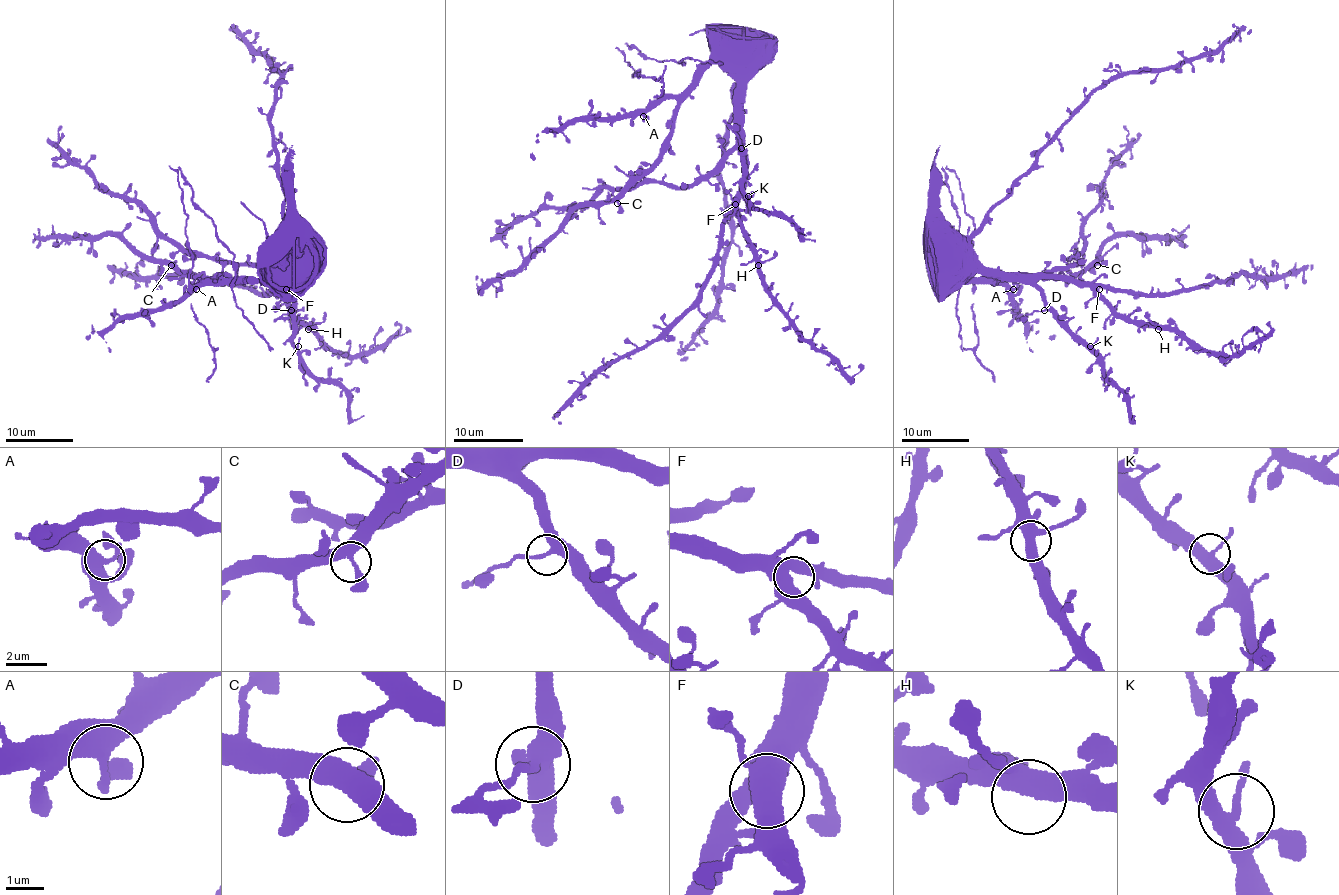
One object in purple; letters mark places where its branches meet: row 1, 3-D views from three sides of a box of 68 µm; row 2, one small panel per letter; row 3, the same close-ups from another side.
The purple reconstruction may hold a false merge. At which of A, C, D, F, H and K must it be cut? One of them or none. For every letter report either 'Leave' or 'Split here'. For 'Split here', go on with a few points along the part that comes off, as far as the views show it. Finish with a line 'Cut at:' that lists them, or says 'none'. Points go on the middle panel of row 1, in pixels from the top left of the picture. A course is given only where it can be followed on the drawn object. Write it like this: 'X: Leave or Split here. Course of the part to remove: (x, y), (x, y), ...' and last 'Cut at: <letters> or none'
A: Leave
C: Leave
D: Split here. Course of the part to remove: (741, 149), (739, 137), (723, 119)
F: Leave
H: Leave
K: Leave
Cut at: D

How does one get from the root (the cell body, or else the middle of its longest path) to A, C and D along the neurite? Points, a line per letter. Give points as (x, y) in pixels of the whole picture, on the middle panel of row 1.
A: (732, 43), (680, 93), (664, 95), (643, 116)
C: (732, 43), (720, 60), (713, 62), (702, 73), (697, 85), (680, 104), (668, 149), (617, 203)
D: (732, 43), (729, 74), (737, 83), (737, 135), (742, 140), (741, 149)

